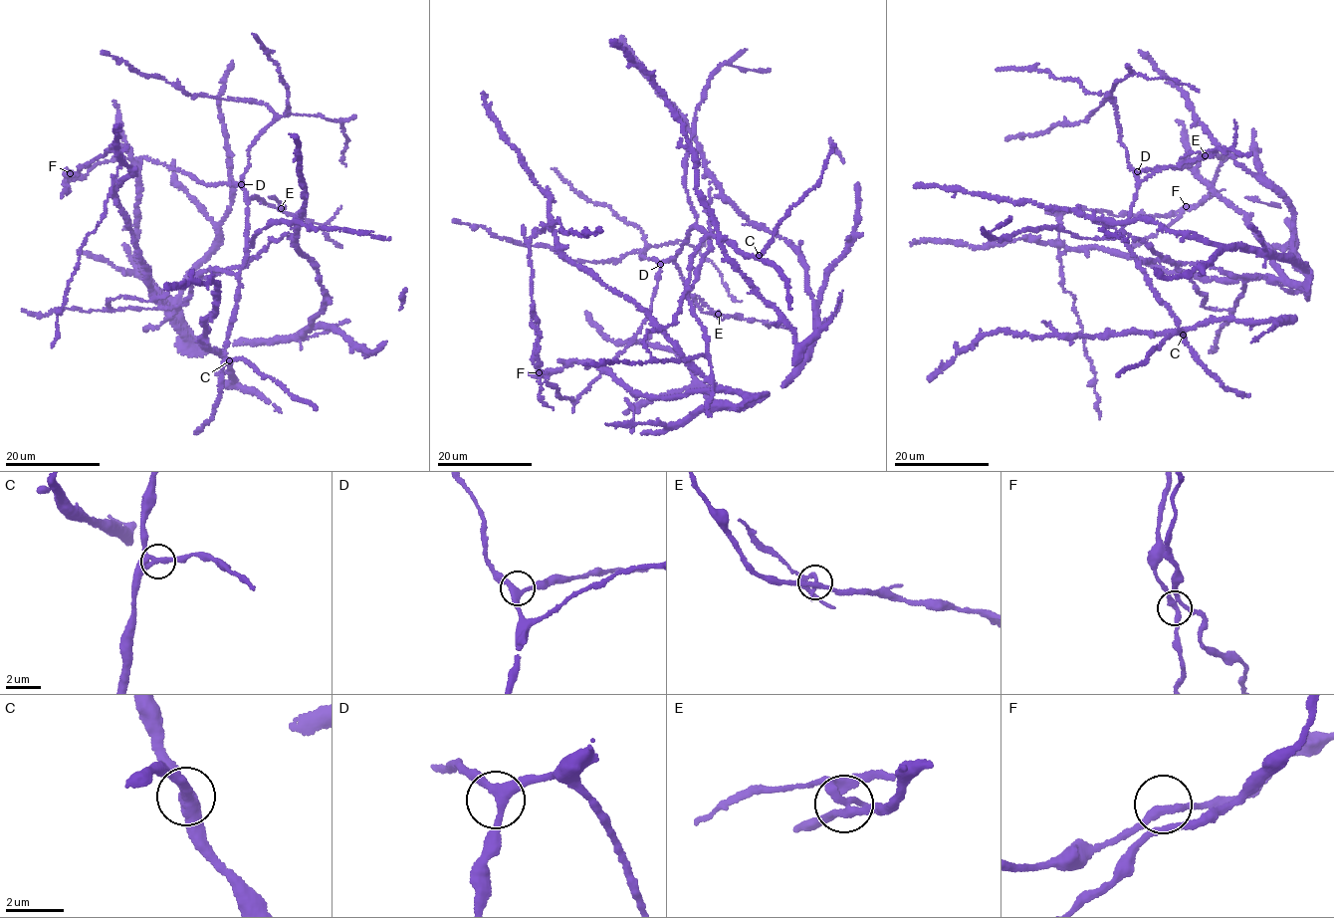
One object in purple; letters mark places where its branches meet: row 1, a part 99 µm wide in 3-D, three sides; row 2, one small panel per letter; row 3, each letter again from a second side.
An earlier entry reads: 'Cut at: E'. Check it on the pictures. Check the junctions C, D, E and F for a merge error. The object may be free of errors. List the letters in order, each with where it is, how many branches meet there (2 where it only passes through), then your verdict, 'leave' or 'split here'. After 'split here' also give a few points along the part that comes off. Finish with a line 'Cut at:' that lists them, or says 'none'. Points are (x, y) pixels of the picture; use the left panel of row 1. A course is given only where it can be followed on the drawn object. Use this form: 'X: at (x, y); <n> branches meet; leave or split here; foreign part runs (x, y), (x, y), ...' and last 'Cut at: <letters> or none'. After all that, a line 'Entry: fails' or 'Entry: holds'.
C: at (229, 360); 3 branches meet; leave
D: at (241, 184); 3 branches meet; leave
E: at (281, 208); 3 branches meet; split here; foreign part runs (281, 207), (269, 198)
F: at (70, 173); 3 branches meet; leave
Cut at: E
Entry: holds

